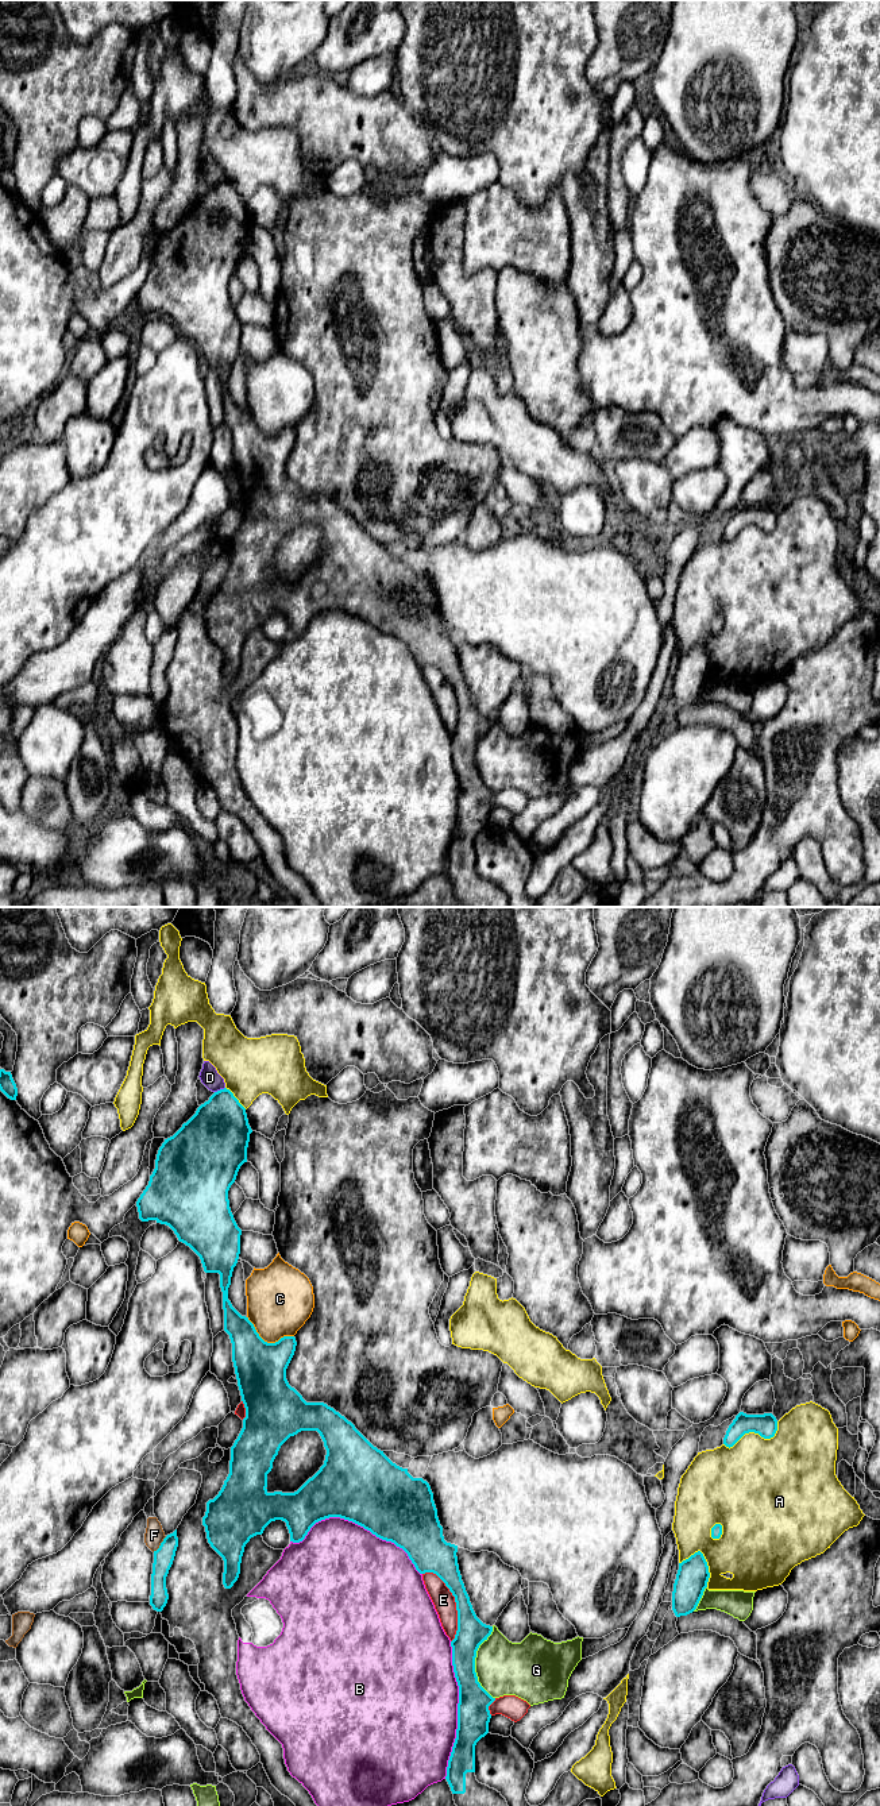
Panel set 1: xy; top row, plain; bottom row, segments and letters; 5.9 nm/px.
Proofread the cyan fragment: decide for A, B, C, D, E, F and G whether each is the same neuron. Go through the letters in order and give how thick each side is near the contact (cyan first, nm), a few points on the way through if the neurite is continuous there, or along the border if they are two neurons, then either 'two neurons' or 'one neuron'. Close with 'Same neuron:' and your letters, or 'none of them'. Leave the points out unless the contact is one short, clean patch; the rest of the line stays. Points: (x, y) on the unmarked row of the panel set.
A: calibres 140 and 440 nm; two neurons
B: calibres 460 and 500 nm; two neurons
C: calibres 300 and 380 nm; two neurons
D: calibres 360 and 110 nm; two neurons
E: calibres 180 and 130 nm; two neurons
F: calibres 120 and 120 nm; border xy (166, 629), (153, 644); two neurons
G: calibres 190 and 320 nm; two neurons
Same neuron: none of them

